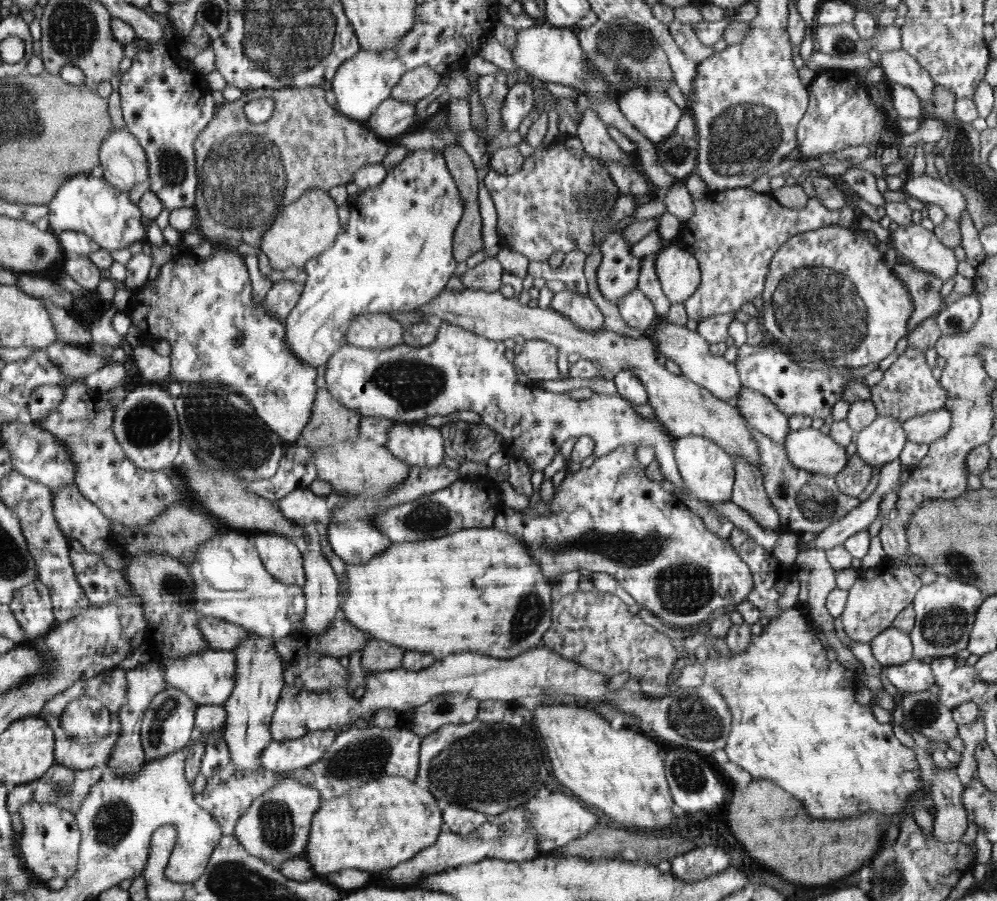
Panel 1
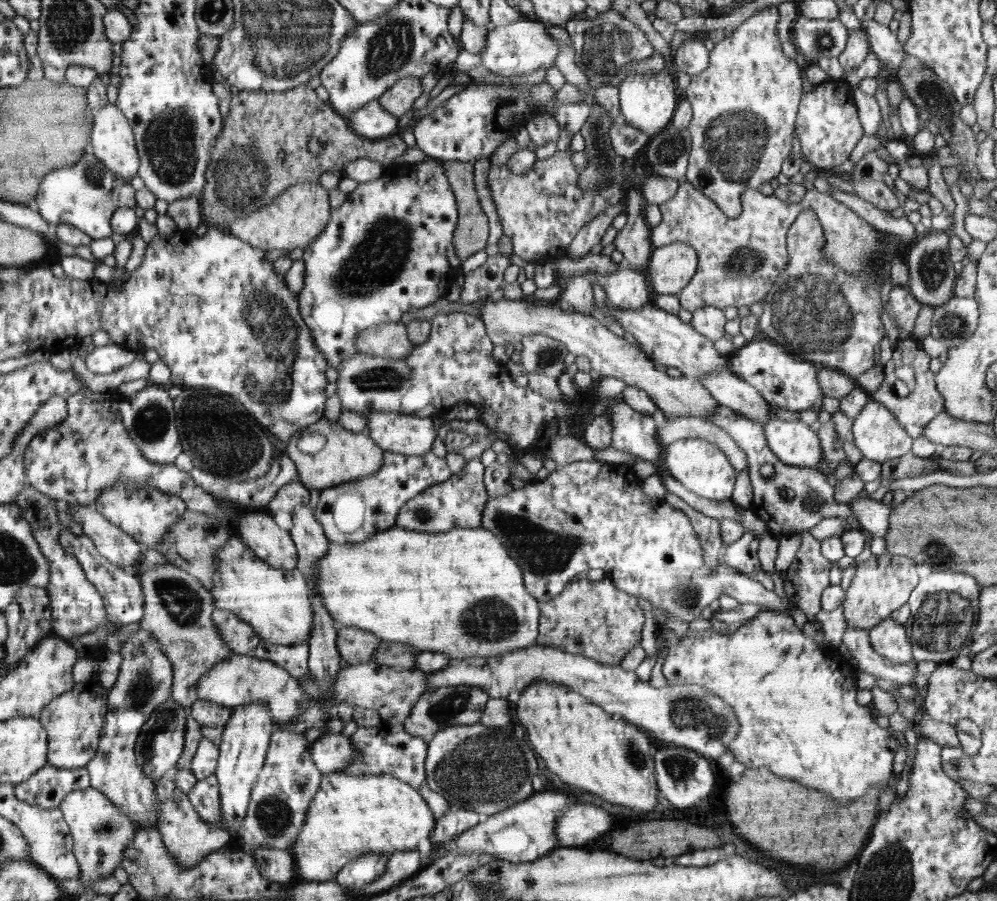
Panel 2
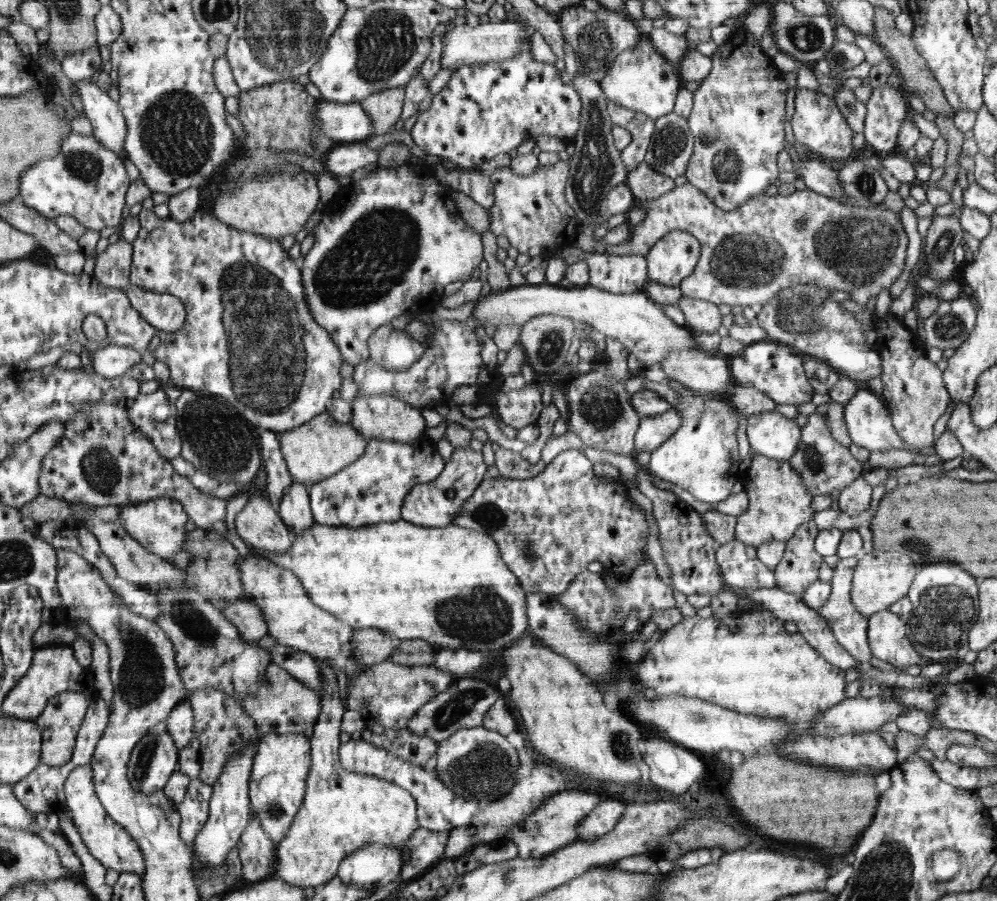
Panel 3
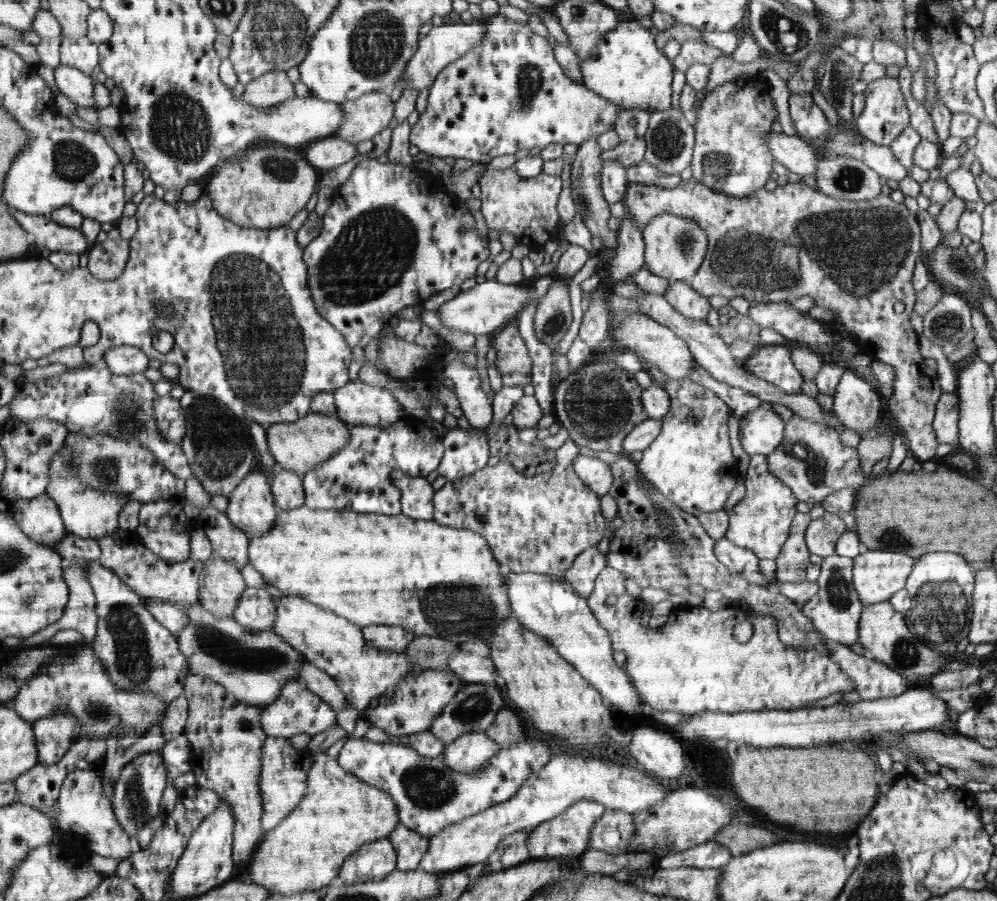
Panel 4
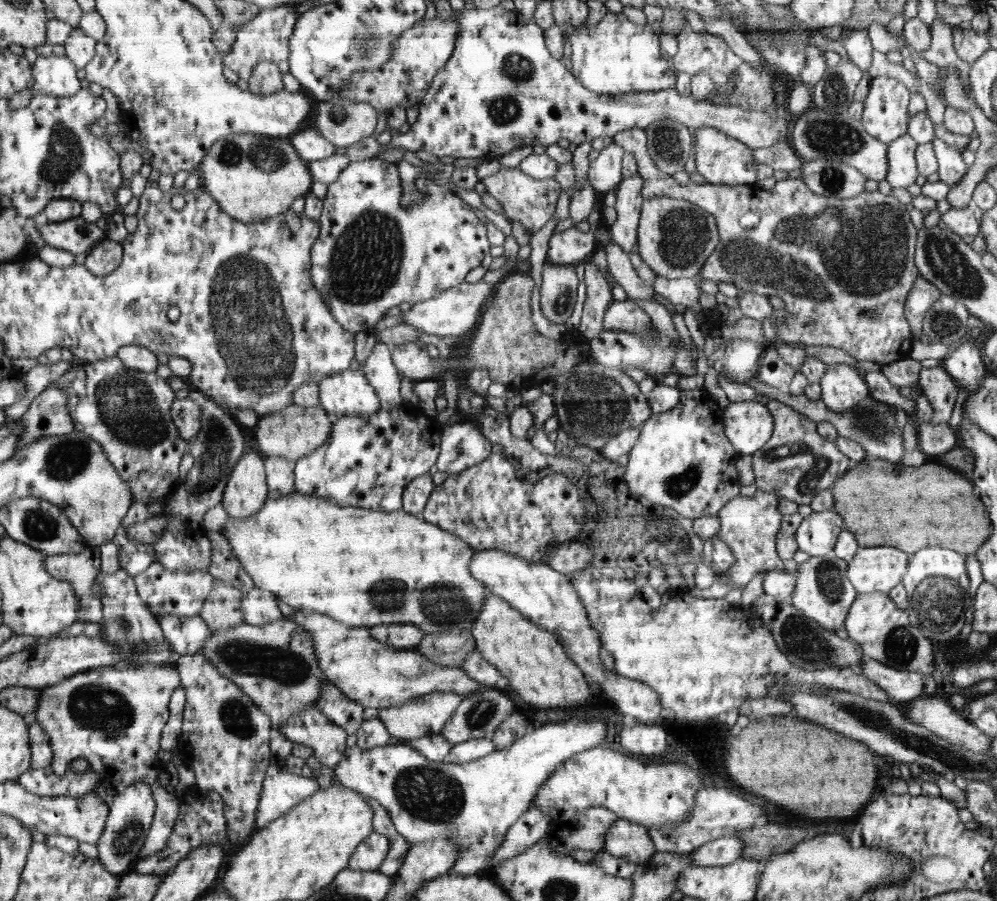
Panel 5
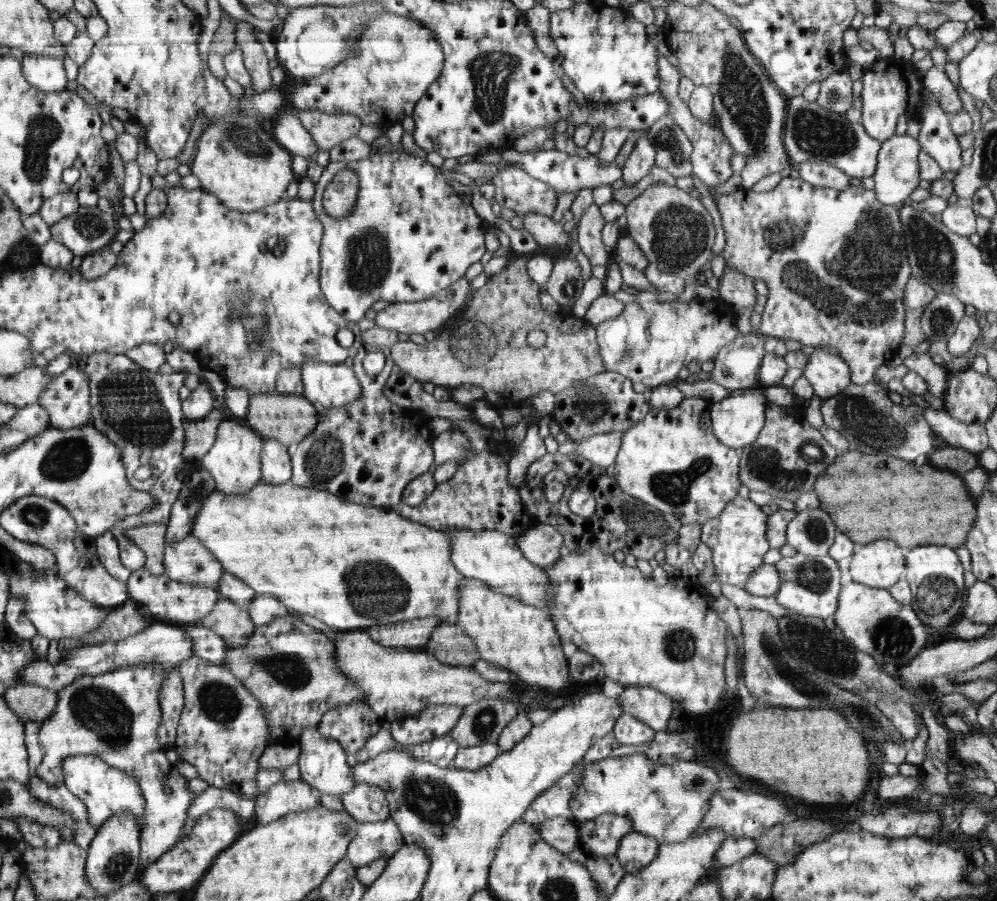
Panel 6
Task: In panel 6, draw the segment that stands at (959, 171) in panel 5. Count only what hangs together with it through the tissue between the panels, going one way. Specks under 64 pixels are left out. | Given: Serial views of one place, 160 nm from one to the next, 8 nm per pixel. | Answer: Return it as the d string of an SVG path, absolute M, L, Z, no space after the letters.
M894 56L880 57L864 69L861 78L862 122L865 131L876 140L884 142L894 135L896 122L902 114L921 118L918 141L921 150L930 155L943 172L958 172L962 168L962 148L949 123L949 114L939 107L935 96L926 88L919 71L909 61Z

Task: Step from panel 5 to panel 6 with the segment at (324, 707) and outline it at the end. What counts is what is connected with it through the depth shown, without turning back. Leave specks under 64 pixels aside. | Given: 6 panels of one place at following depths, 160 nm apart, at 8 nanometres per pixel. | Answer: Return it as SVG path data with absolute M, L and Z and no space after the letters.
M360 701L329 710L317 728L326 738L337 739L345 752L355 755L381 729L382 722L370 705Z

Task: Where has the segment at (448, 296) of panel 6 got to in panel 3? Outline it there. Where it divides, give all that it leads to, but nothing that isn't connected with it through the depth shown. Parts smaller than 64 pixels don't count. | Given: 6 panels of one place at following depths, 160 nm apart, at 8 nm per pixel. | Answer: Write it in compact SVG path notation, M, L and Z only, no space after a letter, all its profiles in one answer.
M522 285L510 286L505 291L490 291L488 295L480 295L477 304L473 310L472 316L478 319L478 322L483 322L484 325L500 326L506 322L510 324L518 324L522 326L527 320L534 318L536 315L553 314L570 317L576 322L585 322L592 326L594 330L600 331L607 338L613 338L621 342L626 350L638 360L642 367L650 366L660 362L671 352L674 351L698 351L696 341L691 335L690 329L685 325L674 323L658 303L650 299L644 292L632 294L615 295L592 286L584 288L563 287L561 285Z

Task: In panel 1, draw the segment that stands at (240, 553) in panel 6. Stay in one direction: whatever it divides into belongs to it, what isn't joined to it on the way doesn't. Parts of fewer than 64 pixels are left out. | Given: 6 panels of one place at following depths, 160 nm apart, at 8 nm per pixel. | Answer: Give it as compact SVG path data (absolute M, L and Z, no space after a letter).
M496 526L488 528L462 529L445 537L434 538L422 542L392 542L386 554L380 554L373 561L365 565L351 565L346 563L346 581L343 584L345 591L344 599L339 606L340 615L348 622L353 623L361 631L365 631L369 638L386 641L390 644L402 647L406 651L416 650L420 653L431 654L436 661L443 660L449 655L472 650L473 653L490 655L494 658L511 659L536 649L542 642L542 636L552 626L552 598L550 598L550 586L546 582L544 571L541 570L541 563L530 555L530 550L520 538L516 538L506 530L498 530Z

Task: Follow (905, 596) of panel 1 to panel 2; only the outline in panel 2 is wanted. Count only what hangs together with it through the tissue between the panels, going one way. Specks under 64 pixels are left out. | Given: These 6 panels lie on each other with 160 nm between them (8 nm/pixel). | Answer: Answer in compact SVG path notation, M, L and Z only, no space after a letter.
M890 553L872 556L861 562L856 567L850 586L845 591L843 614L847 624L855 629L868 631L881 620L890 617L895 610L906 605L911 592L919 583L916 566L917 563L912 559Z

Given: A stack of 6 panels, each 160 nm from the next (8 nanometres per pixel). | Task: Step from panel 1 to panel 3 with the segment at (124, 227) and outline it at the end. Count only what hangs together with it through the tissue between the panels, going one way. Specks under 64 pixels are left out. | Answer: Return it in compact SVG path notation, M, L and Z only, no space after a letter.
M70 134L56 157L38 161L22 174L20 194L22 202L48 219L70 217L87 229L101 231L122 222L126 186L130 186L123 160L108 150L93 134Z

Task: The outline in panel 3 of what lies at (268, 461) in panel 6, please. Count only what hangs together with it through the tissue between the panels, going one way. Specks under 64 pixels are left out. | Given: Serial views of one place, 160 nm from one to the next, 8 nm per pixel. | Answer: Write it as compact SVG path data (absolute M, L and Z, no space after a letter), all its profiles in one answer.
M293 481L293 485L281 498L281 504L278 506L279 515L293 536L314 526L310 507L311 500L308 500L306 486Z

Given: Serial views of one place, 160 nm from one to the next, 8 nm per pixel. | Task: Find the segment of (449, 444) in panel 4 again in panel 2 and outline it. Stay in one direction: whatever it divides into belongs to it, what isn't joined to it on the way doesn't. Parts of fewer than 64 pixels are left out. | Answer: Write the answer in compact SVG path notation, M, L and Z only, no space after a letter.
M480 459L467 460L464 468L454 474L449 481L442 482L417 494L406 502L397 514L397 525L404 530L427 533L446 533L450 529L472 529L481 526L488 494L484 490L484 466Z

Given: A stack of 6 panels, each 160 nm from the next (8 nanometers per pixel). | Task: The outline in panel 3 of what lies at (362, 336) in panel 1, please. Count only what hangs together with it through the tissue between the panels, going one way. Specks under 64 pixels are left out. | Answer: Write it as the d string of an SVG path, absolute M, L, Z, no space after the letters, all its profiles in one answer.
M391 324L381 326L369 338L369 359L387 369L406 370L424 353L423 343Z

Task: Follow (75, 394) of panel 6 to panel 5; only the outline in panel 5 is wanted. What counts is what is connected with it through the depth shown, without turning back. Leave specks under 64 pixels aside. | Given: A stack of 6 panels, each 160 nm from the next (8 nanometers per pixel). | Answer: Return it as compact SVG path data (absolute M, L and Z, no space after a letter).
M54 383L34 397L28 411L18 419L24 428L16 450L22 450L40 438L64 436L75 430L68 414L69 396Z

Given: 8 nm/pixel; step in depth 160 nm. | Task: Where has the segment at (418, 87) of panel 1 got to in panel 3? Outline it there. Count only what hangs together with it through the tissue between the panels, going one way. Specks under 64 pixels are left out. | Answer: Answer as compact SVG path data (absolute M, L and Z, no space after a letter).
M394 87L380 93L371 94L359 103L373 119L373 134L386 134L402 117L405 88Z

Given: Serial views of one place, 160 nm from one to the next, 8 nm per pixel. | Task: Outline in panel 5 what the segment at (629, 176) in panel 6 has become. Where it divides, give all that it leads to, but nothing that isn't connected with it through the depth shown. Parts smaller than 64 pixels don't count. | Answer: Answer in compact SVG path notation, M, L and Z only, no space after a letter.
M638 170L630 178L623 178L615 190L617 220L609 229L613 241L628 254L630 251L637 251L637 230L644 202L641 194L643 185L644 179Z

